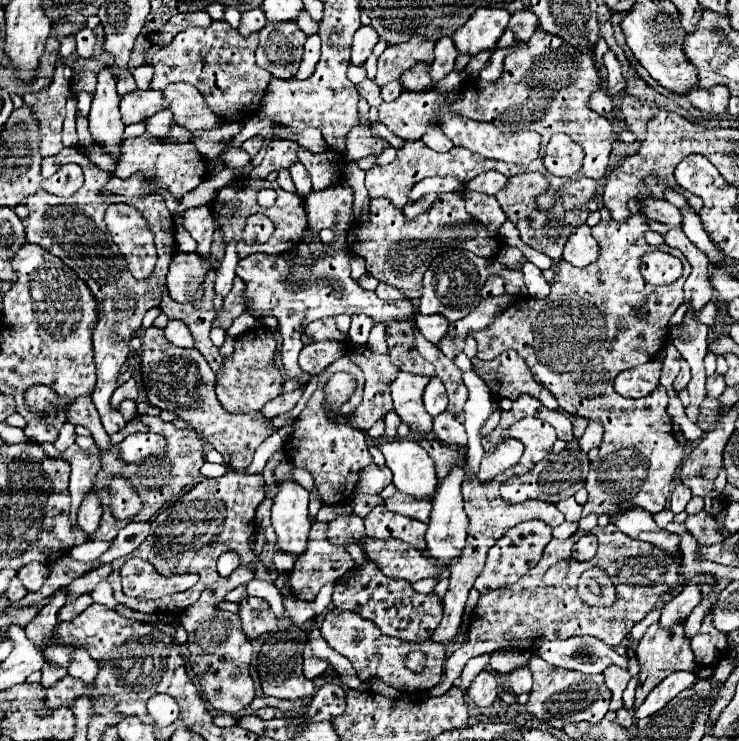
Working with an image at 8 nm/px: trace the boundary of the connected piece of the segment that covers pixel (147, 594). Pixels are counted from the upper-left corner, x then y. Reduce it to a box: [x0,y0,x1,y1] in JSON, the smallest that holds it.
[120,559,200,599]

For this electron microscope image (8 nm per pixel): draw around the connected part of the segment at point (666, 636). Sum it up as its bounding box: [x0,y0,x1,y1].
[634,625,694,709]

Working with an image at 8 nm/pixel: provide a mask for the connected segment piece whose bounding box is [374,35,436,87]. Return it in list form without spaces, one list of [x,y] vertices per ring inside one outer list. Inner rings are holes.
[[[412,37],[406,43],[398,45],[388,45],[388,49],[378,57],[378,73],[376,73],[376,83],[382,87],[394,79],[398,79],[412,63],[426,61],[432,63],[434,59],[434,41],[426,37]]]

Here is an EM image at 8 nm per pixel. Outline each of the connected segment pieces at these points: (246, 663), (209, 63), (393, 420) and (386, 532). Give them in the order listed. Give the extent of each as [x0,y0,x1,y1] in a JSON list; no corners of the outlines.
[[180,565,254,715],[152,21,272,121],[384,411,400,439],[364,505,426,551]]

